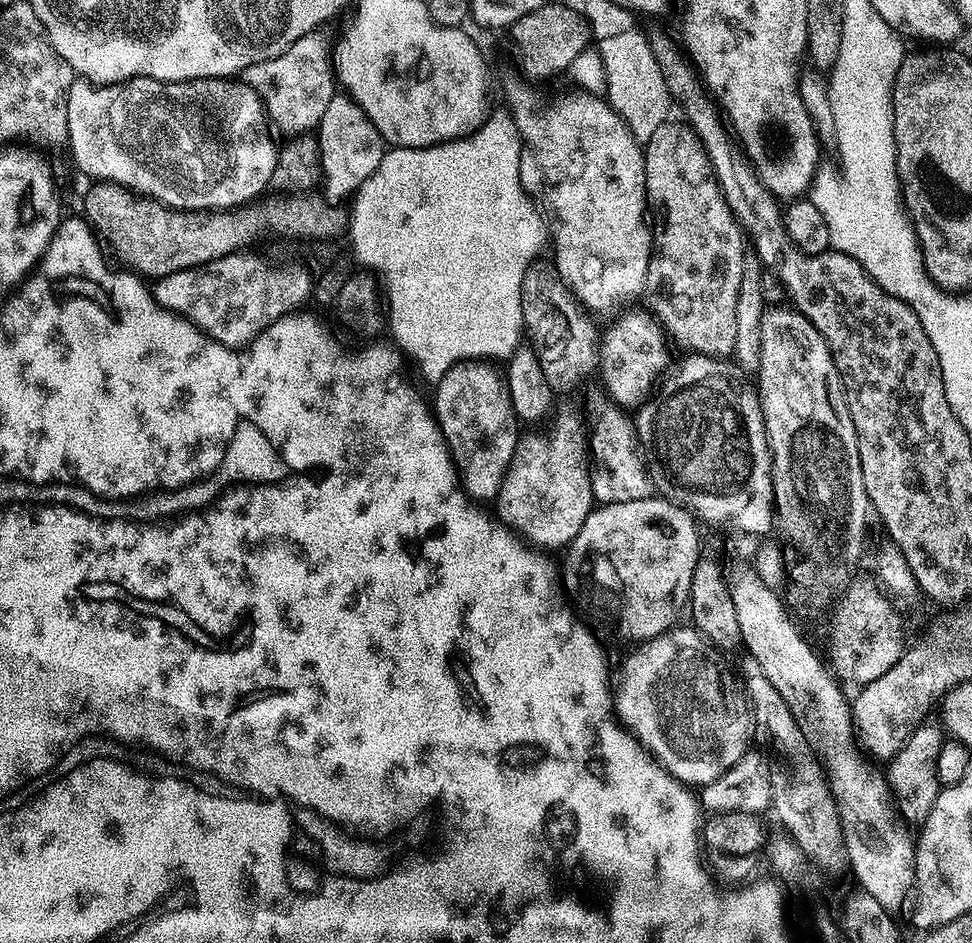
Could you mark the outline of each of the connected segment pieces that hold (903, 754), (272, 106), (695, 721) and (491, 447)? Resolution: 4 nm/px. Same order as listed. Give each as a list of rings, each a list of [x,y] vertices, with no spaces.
[[[925,722],[912,731],[898,754],[887,761],[885,779],[897,806],[897,813],[911,825],[919,825],[931,817],[941,783],[937,778],[938,751],[944,741],[943,729],[933,722]]]
[[[323,31],[307,32],[298,42],[294,42],[282,54],[272,60],[258,62],[243,72],[242,79],[250,85],[264,100],[266,115],[273,125],[276,124],[284,134],[308,134],[319,125],[322,114],[326,114],[326,106],[330,106],[330,98],[337,95],[338,80],[334,75],[334,44],[323,36]]]
[[[681,626],[673,627],[671,630],[658,634],[654,638],[637,643],[635,647],[633,647],[636,649],[625,658],[624,665],[620,668],[620,684],[618,680],[614,688],[614,711],[620,723],[639,740],[640,745],[642,745],[669,774],[689,786],[703,786],[714,782],[714,778],[720,776],[721,770],[734,766],[734,762],[738,762],[738,758],[742,758],[742,754],[749,751],[751,744],[748,743],[754,740],[752,708],[745,695],[741,681],[738,679],[737,673],[733,671],[733,669],[733,673],[728,669],[728,664],[723,660],[725,657],[722,655],[721,650],[705,640],[694,627],[680,627]]]
[[[463,360],[446,370],[444,377],[434,384],[436,425],[440,427],[442,443],[454,465],[459,487],[463,491],[465,488],[473,501],[495,501],[500,493],[502,478],[512,461],[516,443],[522,435],[507,379],[501,369],[499,372],[496,368],[499,367],[495,363],[486,360]]]

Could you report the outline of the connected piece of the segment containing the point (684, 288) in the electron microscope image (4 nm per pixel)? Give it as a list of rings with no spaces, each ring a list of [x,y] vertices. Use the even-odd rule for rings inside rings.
[[[665,122],[658,126],[658,130],[650,135],[650,138],[643,145],[644,149],[644,169],[646,170],[646,190],[648,191],[648,202],[653,209],[661,208],[664,211],[664,232],[659,230],[652,233],[652,257],[650,258],[650,266],[646,270],[646,278],[644,279],[643,299],[648,299],[646,303],[647,311],[655,316],[660,327],[664,329],[667,339],[673,345],[676,344],[688,354],[697,356],[714,356],[717,358],[728,358],[736,351],[736,339],[738,338],[738,325],[734,318],[734,313],[738,307],[738,294],[742,286],[742,266],[744,265],[744,249],[746,247],[746,237],[744,229],[734,218],[734,214],[730,210],[730,206],[726,202],[726,198],[722,194],[720,184],[716,180],[716,175],[712,172],[712,167],[707,156],[704,155],[704,147],[698,138],[698,134],[684,122],[680,124],[672,124],[673,122]],[[692,244],[704,248],[707,244],[716,244],[716,248],[708,248],[703,252],[700,248],[692,248]]]

